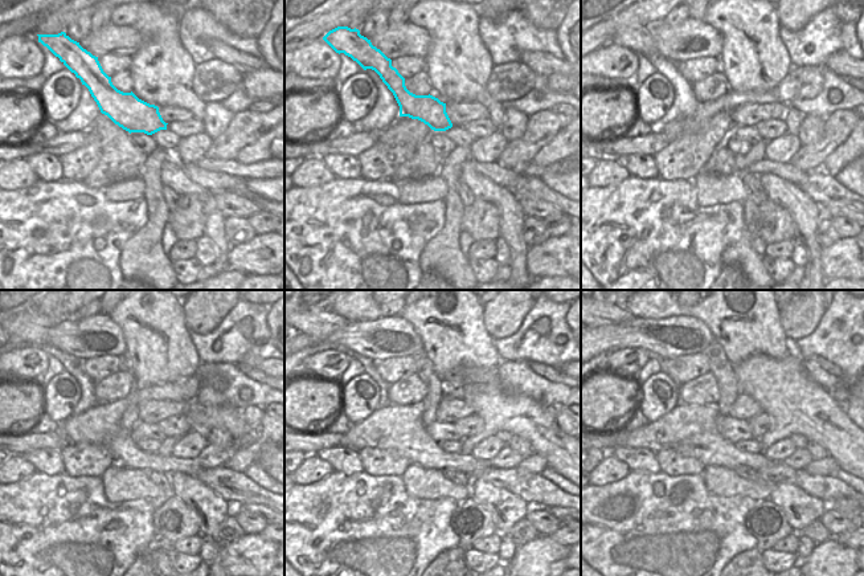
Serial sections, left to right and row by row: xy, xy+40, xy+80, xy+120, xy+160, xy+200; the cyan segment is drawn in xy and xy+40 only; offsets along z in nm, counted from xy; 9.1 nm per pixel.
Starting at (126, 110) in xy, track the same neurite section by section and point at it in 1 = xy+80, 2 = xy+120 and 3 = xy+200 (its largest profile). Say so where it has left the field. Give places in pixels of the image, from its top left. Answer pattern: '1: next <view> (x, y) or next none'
1: next xy+80 (637, 37)
2: next xy+120 (31, 327)
3: next xy+200 (607, 317)

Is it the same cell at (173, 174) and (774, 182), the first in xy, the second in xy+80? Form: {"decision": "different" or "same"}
{"decision": "same"}

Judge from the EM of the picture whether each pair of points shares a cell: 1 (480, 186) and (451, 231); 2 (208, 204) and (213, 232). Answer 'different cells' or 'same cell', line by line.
1: different cells
2: same cell

